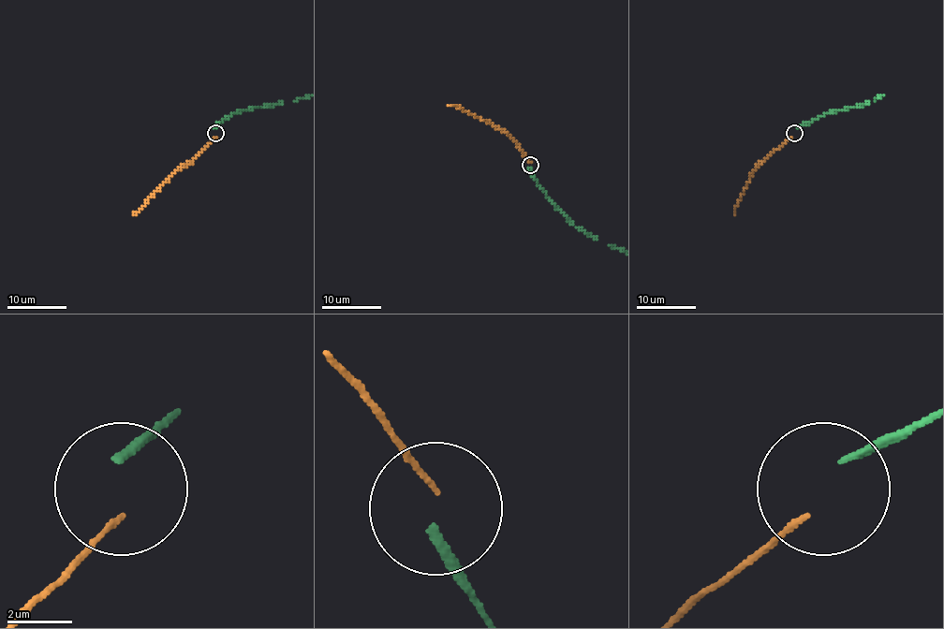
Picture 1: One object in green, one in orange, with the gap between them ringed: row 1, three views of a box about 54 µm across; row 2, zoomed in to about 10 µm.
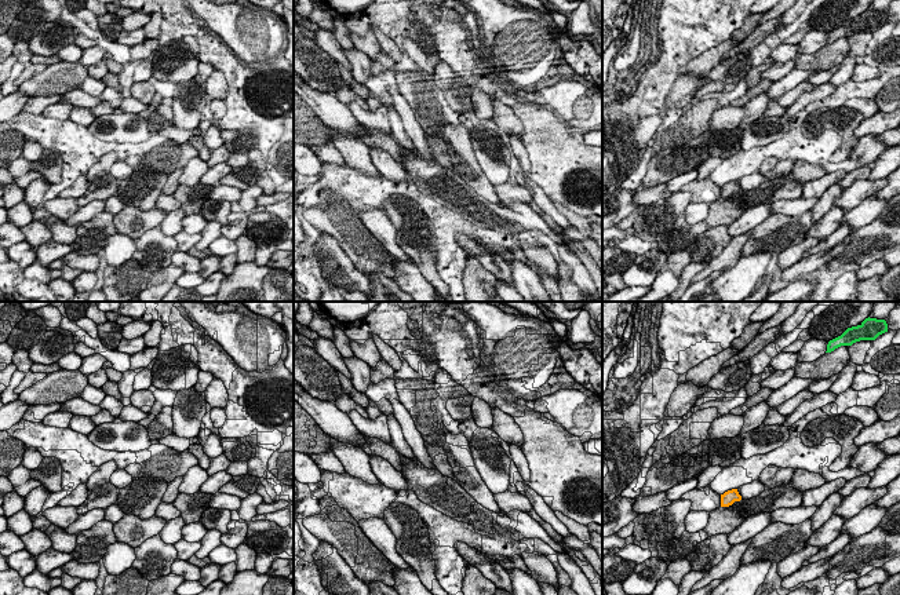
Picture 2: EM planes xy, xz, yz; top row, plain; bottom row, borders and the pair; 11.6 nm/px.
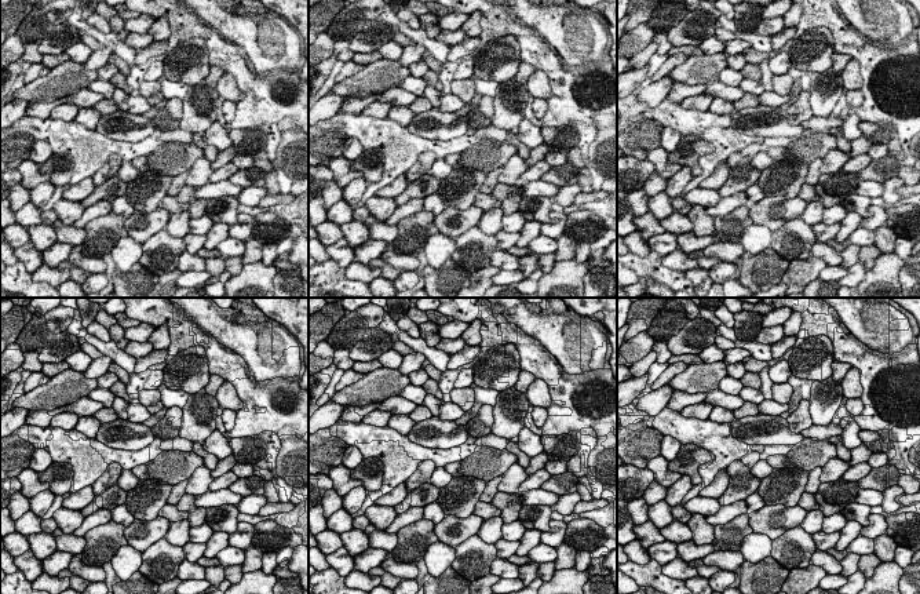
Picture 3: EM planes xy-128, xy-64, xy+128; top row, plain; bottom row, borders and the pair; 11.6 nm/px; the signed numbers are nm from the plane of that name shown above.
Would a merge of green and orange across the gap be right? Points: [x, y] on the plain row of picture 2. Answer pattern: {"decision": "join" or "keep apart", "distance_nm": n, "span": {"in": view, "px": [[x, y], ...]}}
{"decision": "keep apart", "distance_nm": 1900, "span": {"in": "yz", "px": [[826, 43], [736, 181]]}}

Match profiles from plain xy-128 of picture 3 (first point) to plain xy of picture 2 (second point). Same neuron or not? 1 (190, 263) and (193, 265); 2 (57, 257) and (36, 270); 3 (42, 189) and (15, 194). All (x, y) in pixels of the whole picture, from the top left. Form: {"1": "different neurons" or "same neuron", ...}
{"1": "same neuron", "2": "different neurons", "3": "different neurons"}

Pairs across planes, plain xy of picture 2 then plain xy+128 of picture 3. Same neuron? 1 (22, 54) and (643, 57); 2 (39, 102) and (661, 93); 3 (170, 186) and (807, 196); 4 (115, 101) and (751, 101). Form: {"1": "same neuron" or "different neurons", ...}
{"1": "different neurons", "2": "different neurons", "3": "different neurons", "4": "different neurons"}

